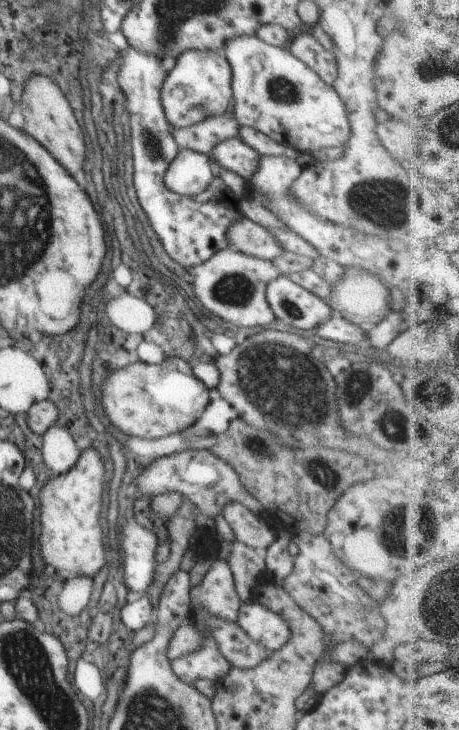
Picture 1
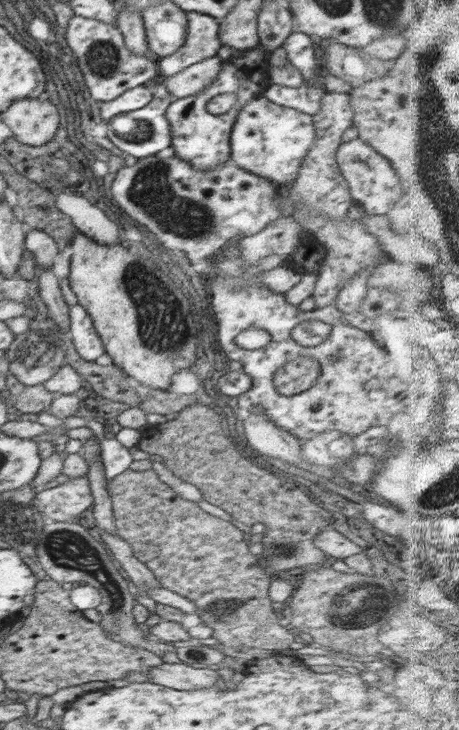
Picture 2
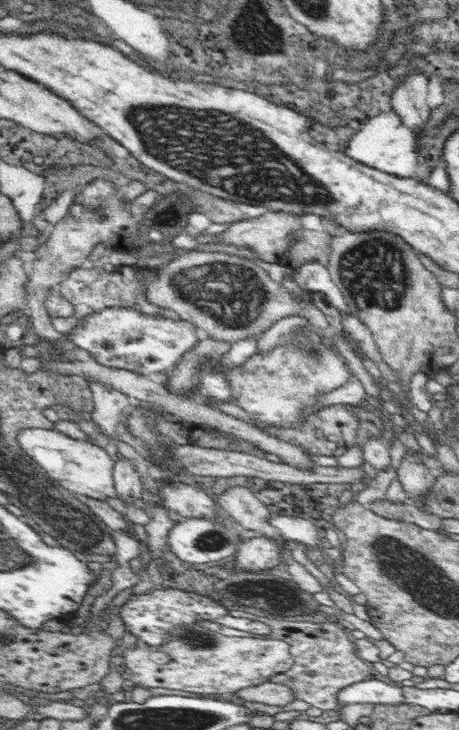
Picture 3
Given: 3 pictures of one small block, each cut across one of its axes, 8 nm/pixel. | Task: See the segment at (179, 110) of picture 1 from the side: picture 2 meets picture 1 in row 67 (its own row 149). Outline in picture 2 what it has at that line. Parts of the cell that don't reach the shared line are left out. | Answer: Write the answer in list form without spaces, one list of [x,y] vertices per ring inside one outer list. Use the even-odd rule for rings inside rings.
[[[254,48],[243,51],[238,56],[234,55],[234,57],[224,60],[222,69],[220,69],[222,73],[218,73],[218,77],[197,95],[172,101],[172,104],[166,109],[166,119],[170,123],[171,146],[174,148],[176,157],[188,161],[194,169],[202,170],[214,169],[220,163],[230,160],[230,133],[240,108],[244,104],[248,104],[252,98],[257,98],[270,85],[268,84],[270,66],[267,64],[267,59],[268,54],[264,56],[262,51],[256,51]],[[227,92],[236,93],[237,100],[232,107],[221,115],[208,112],[207,102],[214,96]]]

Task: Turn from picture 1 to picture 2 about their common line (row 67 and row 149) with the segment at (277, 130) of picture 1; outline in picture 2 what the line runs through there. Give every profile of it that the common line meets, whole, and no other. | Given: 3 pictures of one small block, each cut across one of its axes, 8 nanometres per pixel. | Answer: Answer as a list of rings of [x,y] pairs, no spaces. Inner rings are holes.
[[[260,94],[244,104],[238,112],[230,133],[231,160],[238,167],[258,176],[270,179],[275,185],[293,184],[298,169],[316,140],[312,115],[270,102]]]

